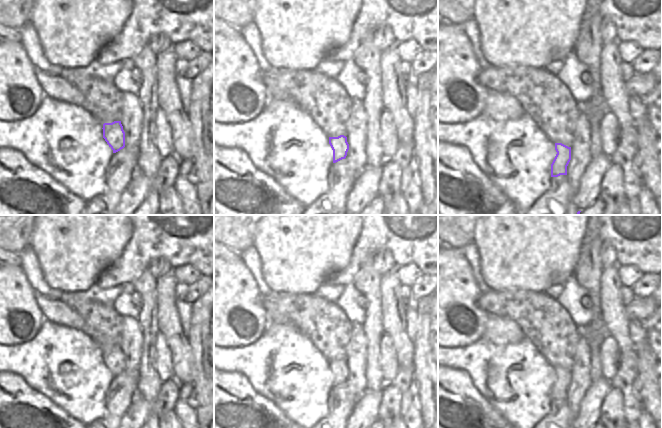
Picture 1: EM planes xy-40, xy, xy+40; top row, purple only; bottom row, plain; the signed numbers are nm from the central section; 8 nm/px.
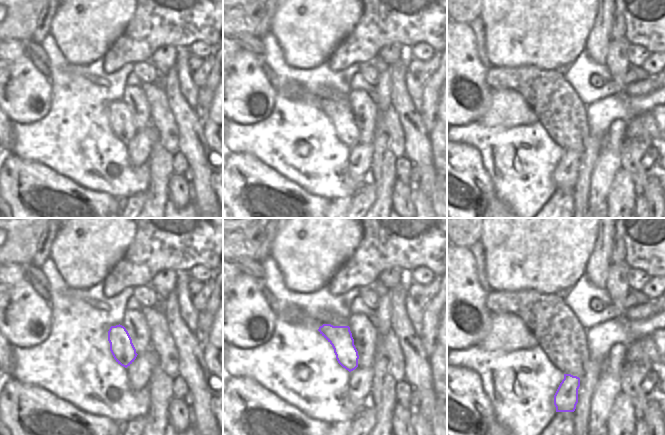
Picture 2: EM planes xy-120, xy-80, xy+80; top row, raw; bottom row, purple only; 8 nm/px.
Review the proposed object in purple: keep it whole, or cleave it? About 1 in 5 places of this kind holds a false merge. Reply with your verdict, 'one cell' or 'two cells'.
one cell

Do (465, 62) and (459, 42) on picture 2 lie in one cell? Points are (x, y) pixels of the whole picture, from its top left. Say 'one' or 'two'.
one

